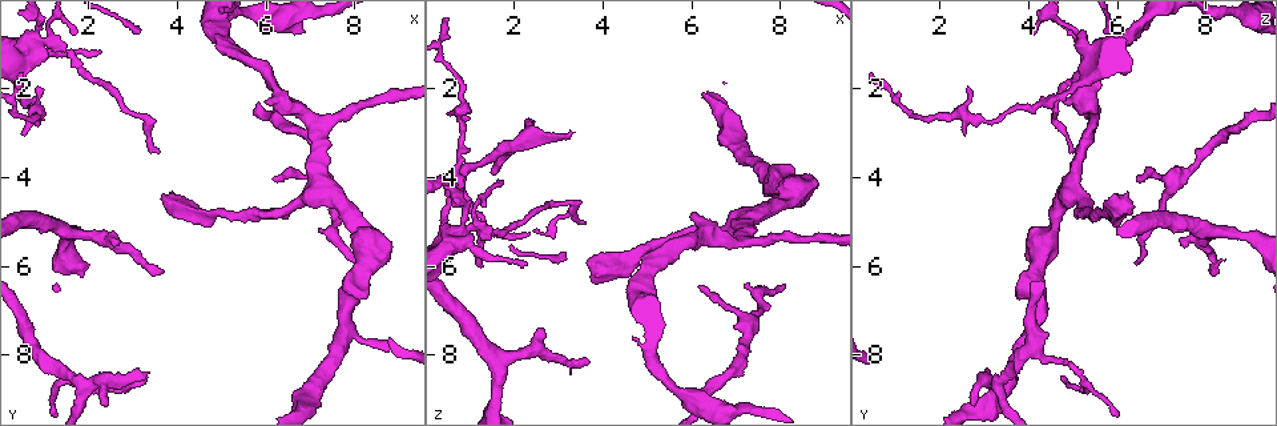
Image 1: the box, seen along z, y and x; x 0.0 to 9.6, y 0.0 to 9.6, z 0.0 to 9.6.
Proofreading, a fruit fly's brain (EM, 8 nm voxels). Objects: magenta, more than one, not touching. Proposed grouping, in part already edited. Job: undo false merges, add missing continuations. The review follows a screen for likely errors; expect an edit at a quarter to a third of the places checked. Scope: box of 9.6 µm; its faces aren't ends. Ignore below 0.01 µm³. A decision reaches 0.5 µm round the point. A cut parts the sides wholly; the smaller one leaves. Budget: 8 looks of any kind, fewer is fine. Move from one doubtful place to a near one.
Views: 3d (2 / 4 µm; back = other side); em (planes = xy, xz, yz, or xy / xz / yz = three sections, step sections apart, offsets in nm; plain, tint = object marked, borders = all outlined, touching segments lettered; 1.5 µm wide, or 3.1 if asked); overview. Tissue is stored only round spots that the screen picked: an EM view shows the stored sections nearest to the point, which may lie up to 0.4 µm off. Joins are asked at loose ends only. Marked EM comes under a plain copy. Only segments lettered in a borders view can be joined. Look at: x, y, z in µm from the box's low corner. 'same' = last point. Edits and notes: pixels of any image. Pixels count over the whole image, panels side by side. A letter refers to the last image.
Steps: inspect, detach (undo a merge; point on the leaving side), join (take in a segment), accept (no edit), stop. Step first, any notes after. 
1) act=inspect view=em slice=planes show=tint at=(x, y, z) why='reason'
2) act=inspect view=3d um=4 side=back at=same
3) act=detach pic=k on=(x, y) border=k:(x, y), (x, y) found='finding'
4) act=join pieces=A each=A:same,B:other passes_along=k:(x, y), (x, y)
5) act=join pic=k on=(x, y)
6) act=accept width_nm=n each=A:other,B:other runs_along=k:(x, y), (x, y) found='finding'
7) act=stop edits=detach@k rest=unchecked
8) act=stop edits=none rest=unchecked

act=inspect view=em slice=xy step=4 show=borders at=(8.10, 5.95, 6.35) why='thin end'

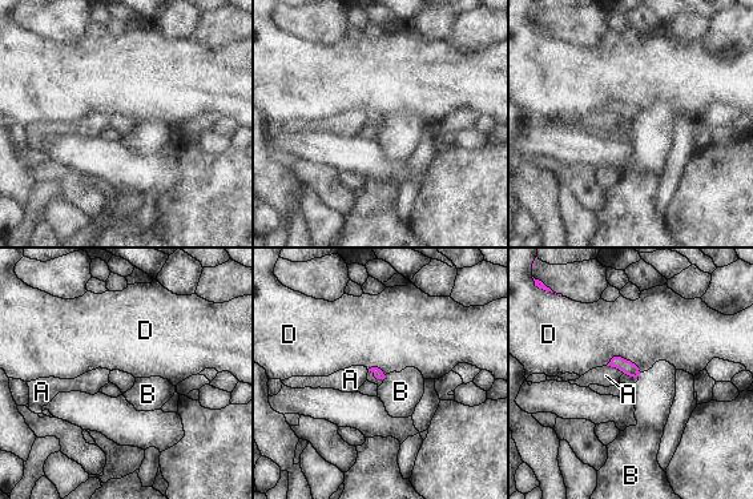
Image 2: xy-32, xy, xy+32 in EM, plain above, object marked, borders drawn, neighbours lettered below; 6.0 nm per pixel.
act=accept each=A:other,B:other,D:other border=2:(605, 365), (624, 357), (641, 371) found='none of them fits'

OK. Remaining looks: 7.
act=inspect view=em slice=xy step=4 show=borders at=(2.25, 1.10, 5.95) why='an open end'

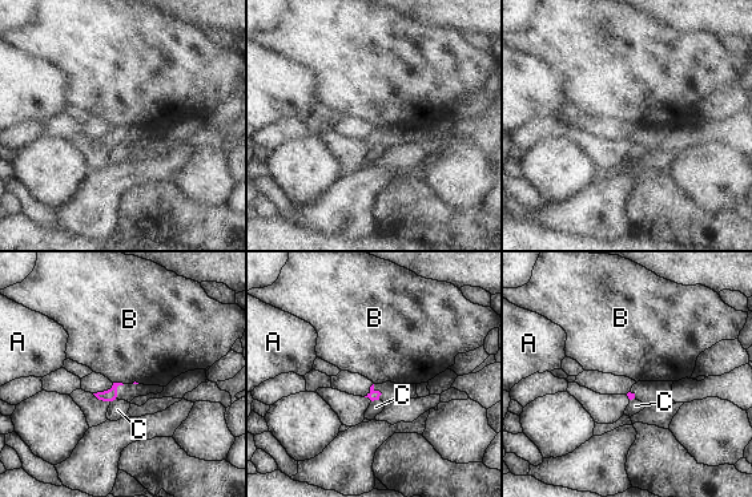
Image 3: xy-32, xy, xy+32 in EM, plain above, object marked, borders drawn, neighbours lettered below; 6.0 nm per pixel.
act=accept each=A:other,B:other,C:other border=3:(113, 382), (123, 384) found='none of them fits'

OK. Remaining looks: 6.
act=inspect view=3d um=2 at=(3.70, 4.40, 5.80)

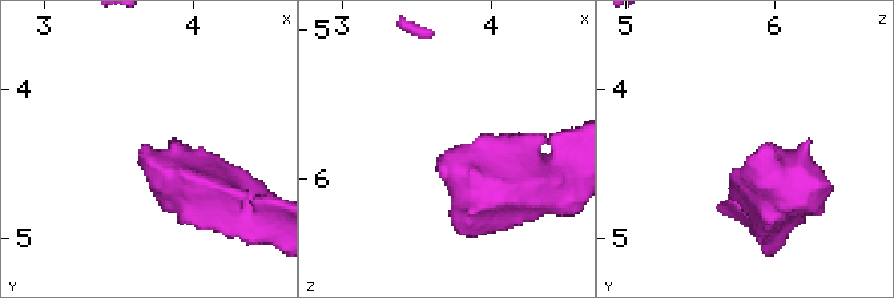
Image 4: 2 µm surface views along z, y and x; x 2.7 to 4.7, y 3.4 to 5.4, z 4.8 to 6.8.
act=inspect view=em slice=planes show=borders at=(3.66, 4.42, 5.84)

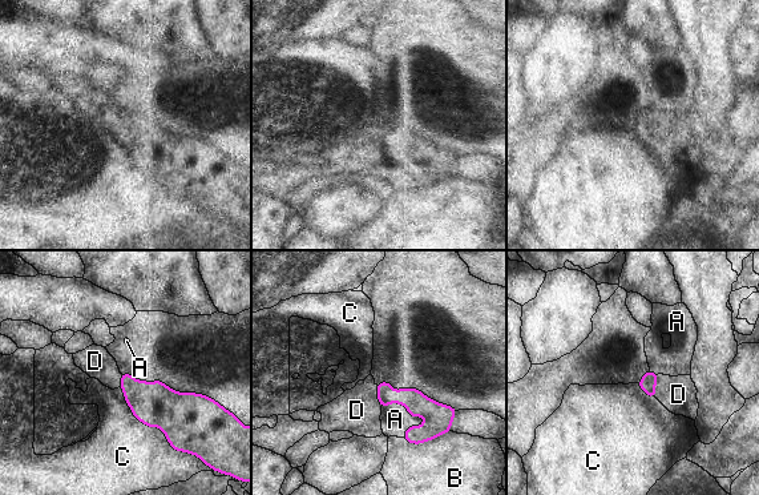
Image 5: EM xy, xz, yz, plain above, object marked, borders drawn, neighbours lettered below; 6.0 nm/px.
act=join pieces=D each=A:other,B:other,C:other,D:same passes_along=5:(648, 383), (654, 386), (678, 394) found='it goes on there'

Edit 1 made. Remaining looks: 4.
act=stop edits=join@5 rest=unchecked

